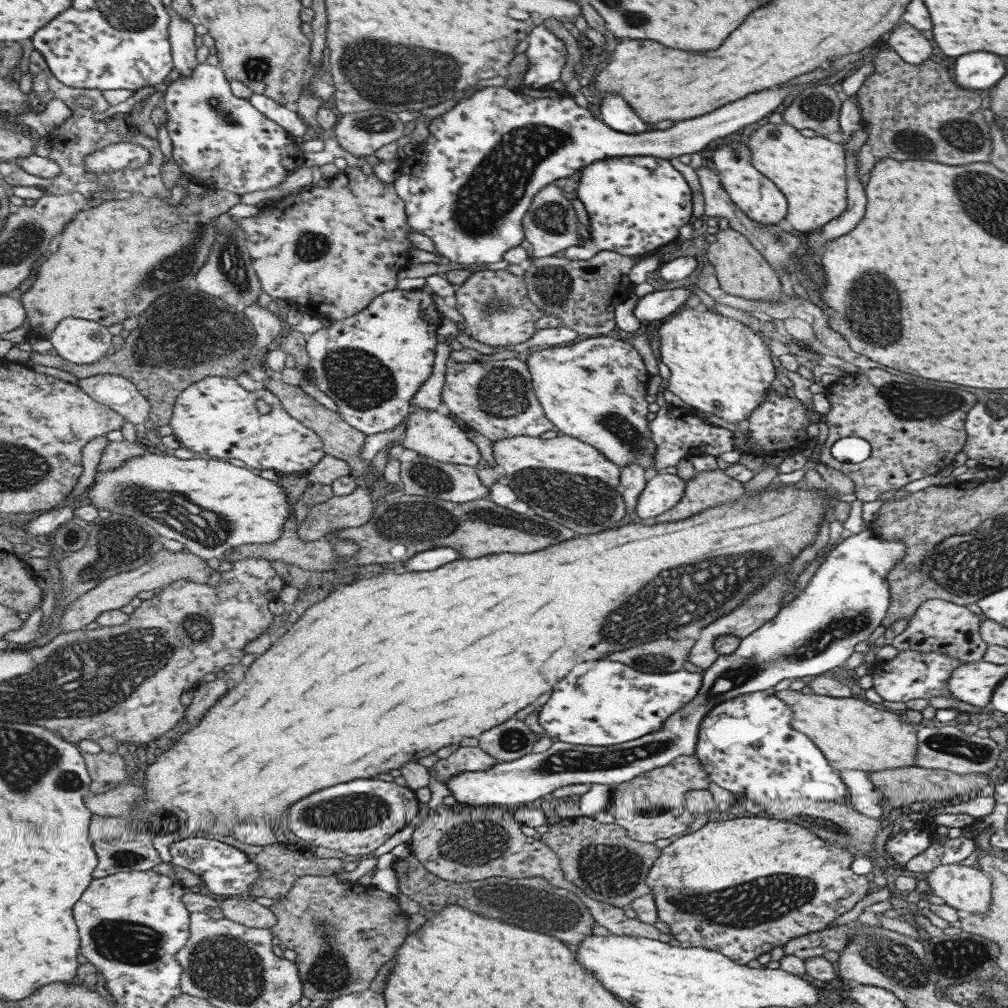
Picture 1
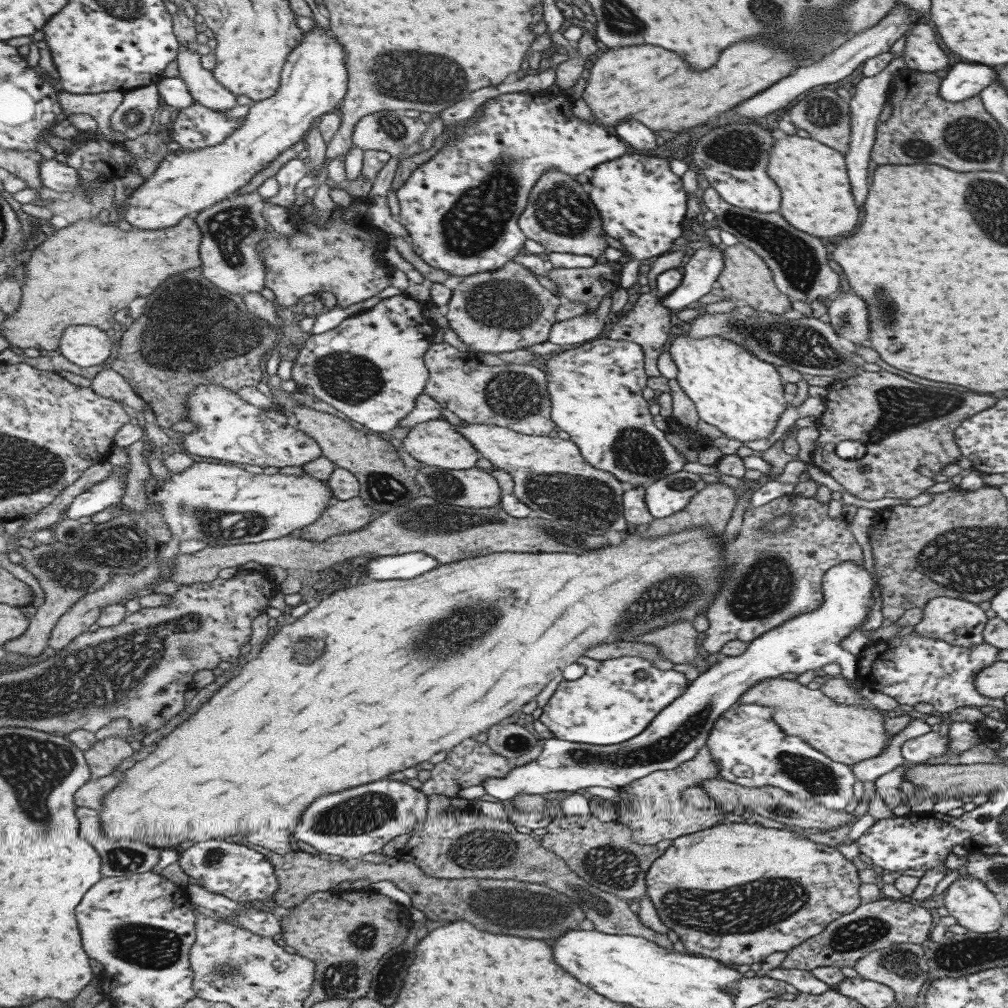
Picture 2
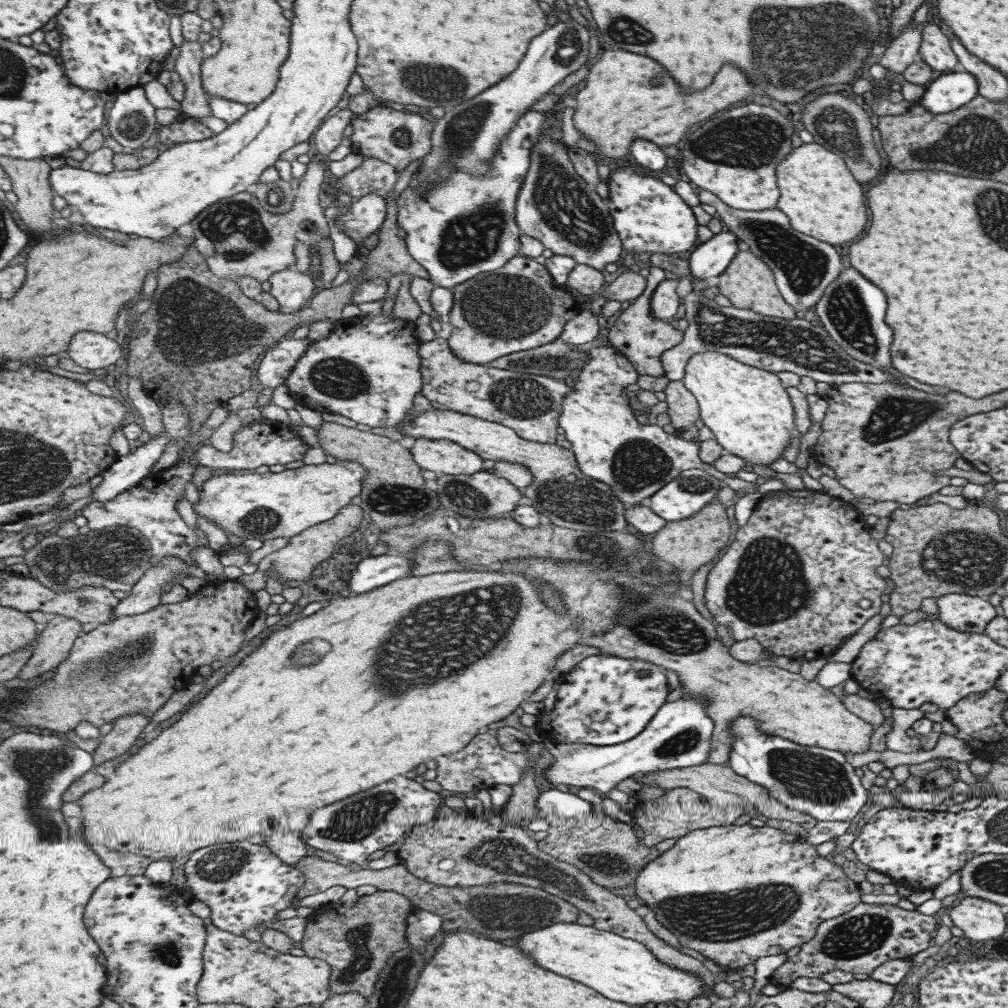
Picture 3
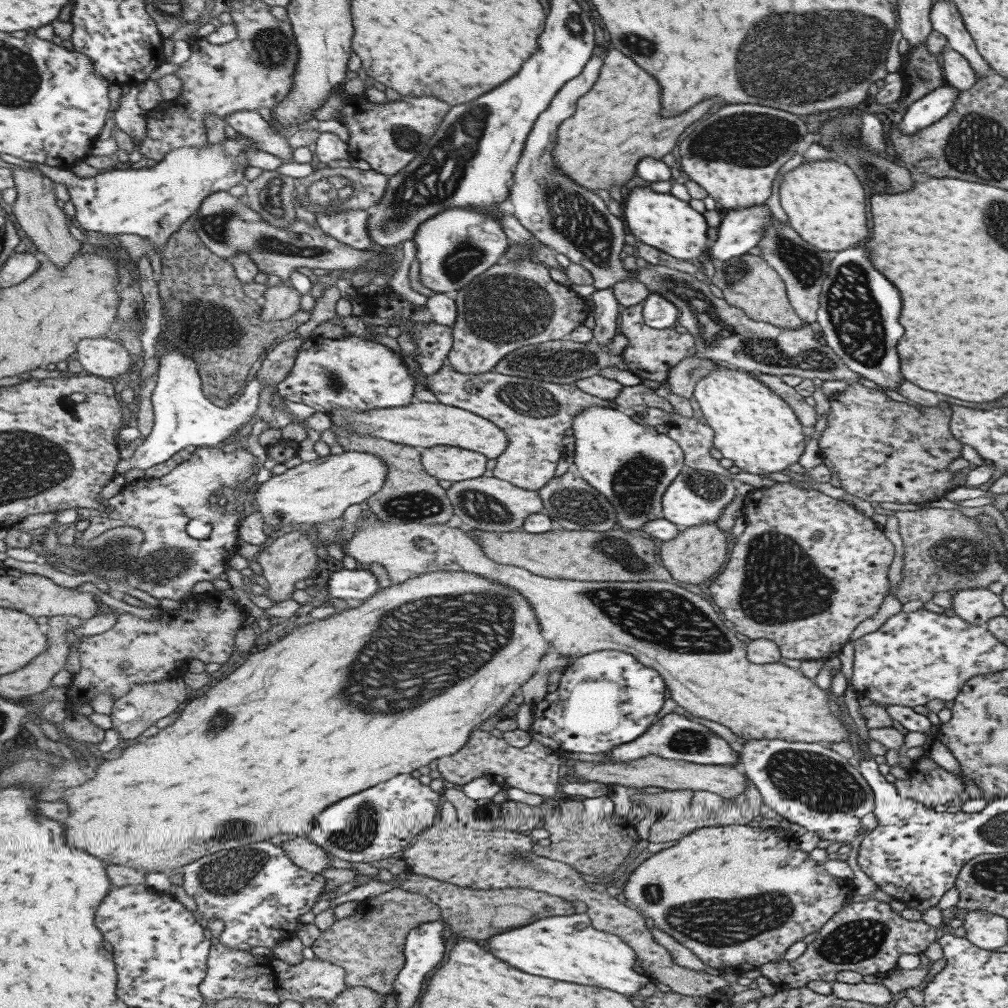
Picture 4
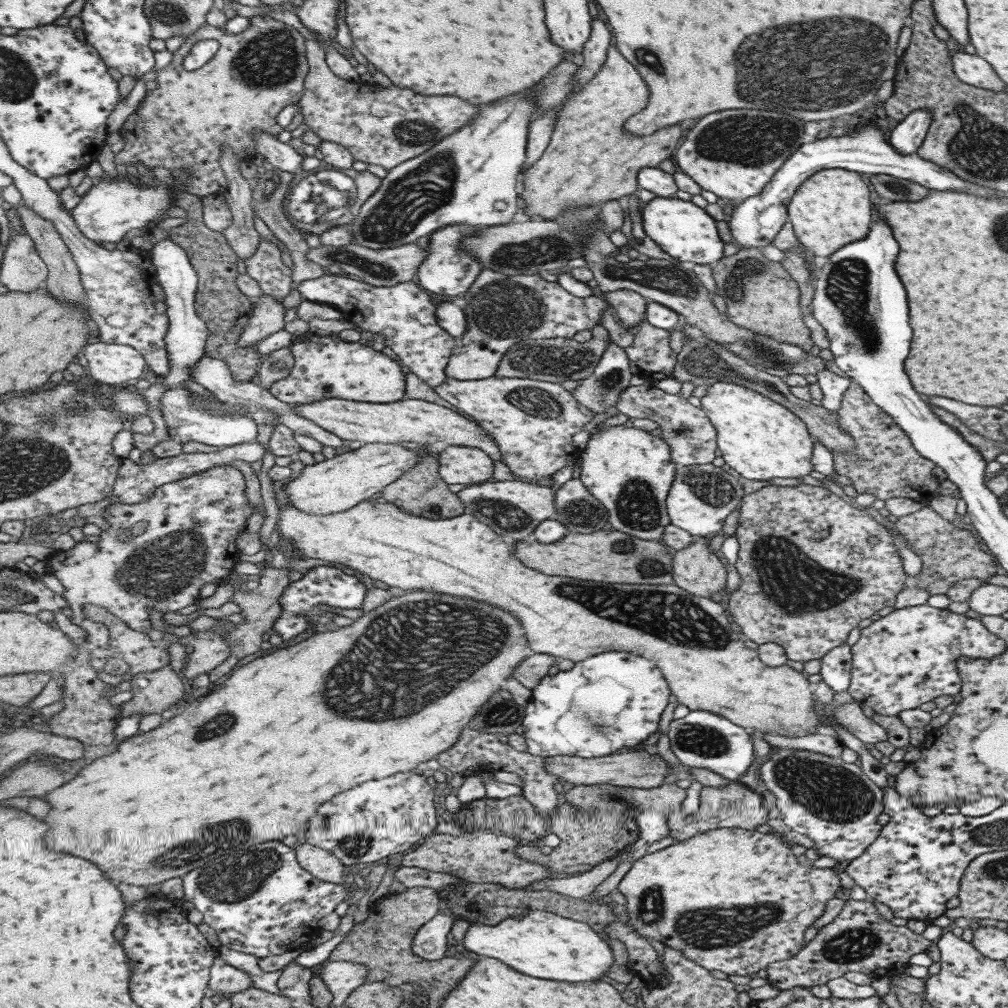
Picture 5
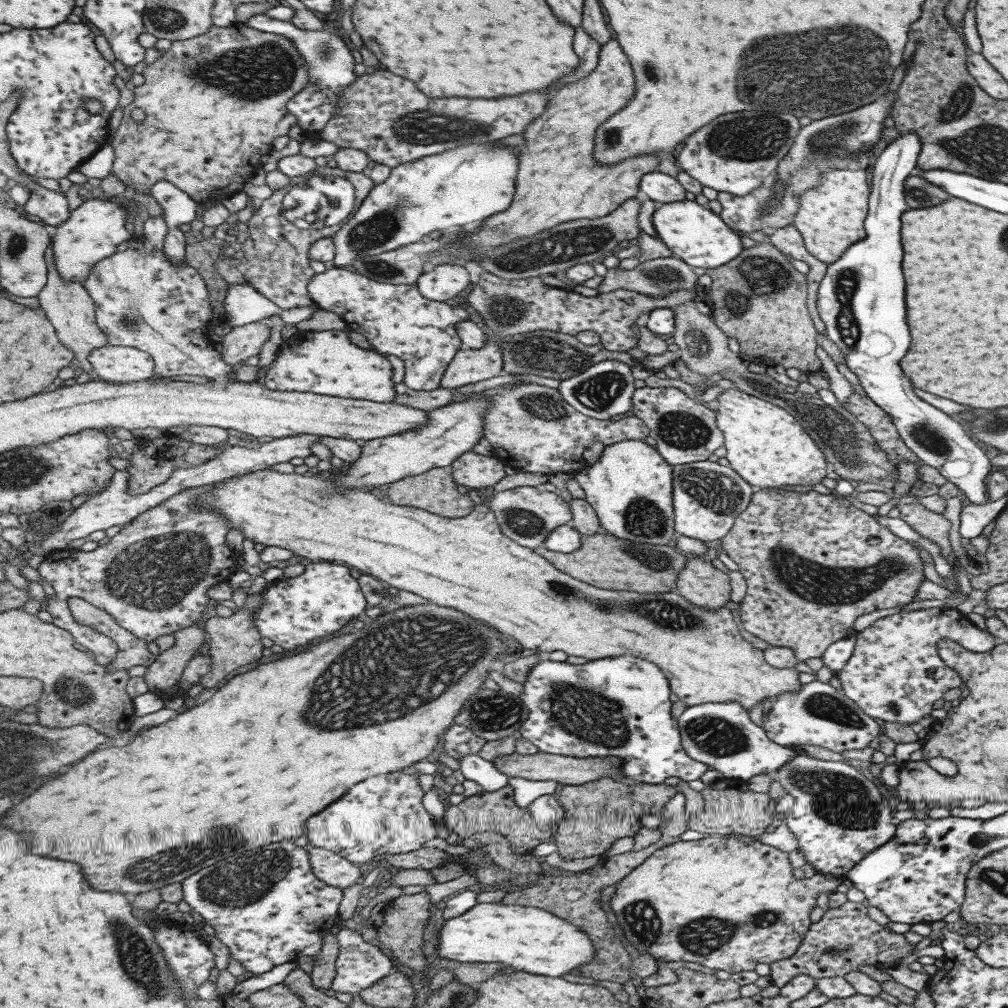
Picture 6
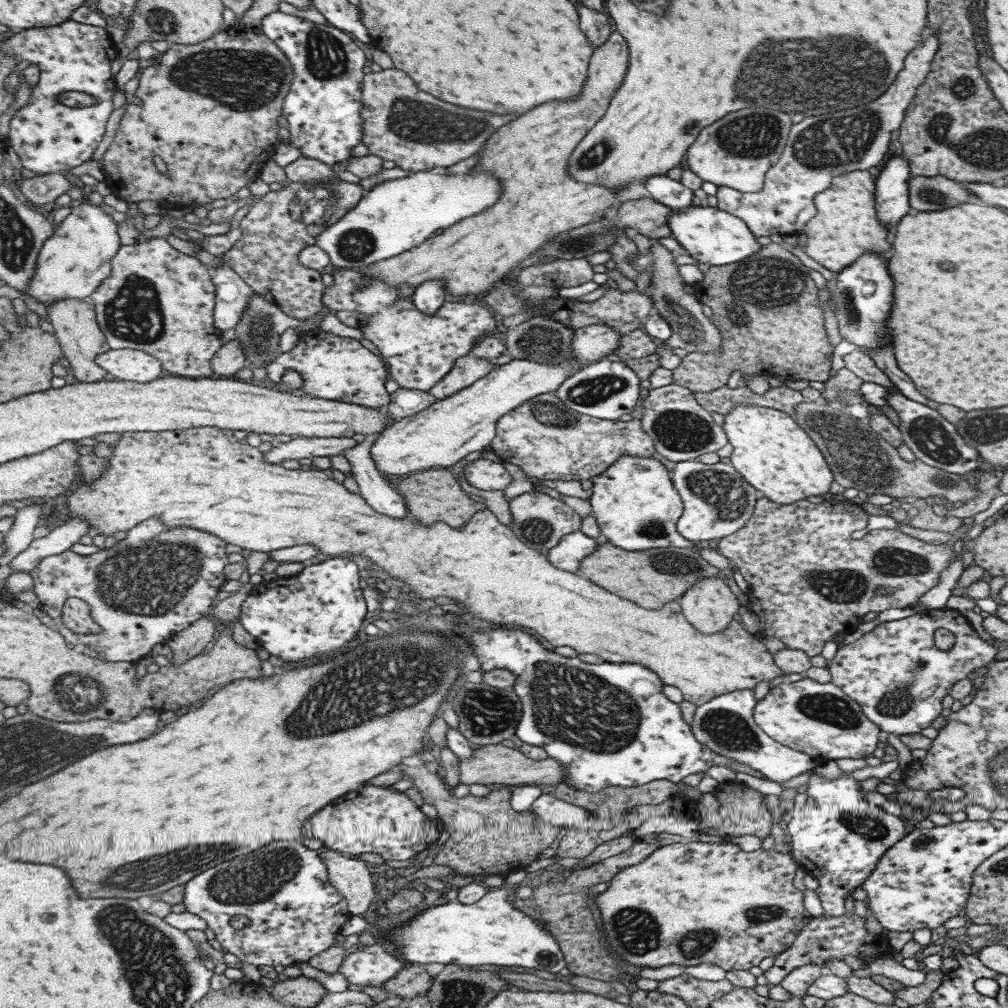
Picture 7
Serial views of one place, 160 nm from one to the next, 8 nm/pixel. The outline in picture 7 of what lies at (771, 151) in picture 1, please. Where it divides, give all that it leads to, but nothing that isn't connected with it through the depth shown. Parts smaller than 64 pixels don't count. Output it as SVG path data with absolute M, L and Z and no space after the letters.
M851 171L831 179L830 185L814 196L816 213L803 225L807 242L802 250L806 257L830 272L841 272L867 252L885 254L891 250L887 244L887 230L879 226L875 216L874 180L868 171Z

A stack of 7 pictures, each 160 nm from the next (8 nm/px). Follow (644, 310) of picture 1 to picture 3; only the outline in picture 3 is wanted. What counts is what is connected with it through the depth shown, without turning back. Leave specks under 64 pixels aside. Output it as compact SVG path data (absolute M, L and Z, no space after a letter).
M721 230L707 242L699 244L688 258L691 279L714 281L737 254L738 242L736 234Z

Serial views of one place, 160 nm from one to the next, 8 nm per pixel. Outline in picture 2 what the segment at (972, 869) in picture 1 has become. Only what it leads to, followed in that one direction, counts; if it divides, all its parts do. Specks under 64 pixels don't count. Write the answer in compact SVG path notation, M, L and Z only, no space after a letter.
M963 873L946 887L942 900L948 914L967 931L996 931L1003 922L1003 911L994 892Z

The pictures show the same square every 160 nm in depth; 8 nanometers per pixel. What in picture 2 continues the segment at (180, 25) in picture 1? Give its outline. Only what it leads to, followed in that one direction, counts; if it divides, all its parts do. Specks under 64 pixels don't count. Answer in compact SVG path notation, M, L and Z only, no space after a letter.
M180 45L176 58L180 77L187 84L195 101L218 111L231 110L237 106L235 93L221 84L213 71L202 65L202 55L187 45Z

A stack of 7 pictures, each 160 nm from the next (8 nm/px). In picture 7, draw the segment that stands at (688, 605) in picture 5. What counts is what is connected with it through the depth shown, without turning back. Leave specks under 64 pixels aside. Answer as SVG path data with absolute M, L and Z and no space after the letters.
M199 427L190 428L187 430L167 430L163 432L125 432L121 433L121 439L116 444L116 447L112 449L113 455L107 458L110 463L110 467L102 474L102 476L93 482L92 485L80 485L77 490L67 497L67 508L71 512L69 521L73 518L79 518L81 522L87 522L92 528L92 534L102 534L108 536L115 534L115 532L129 532L131 528L135 528L137 524L141 524L143 520L149 520L149 518L157 518L161 516L159 520L163 520L163 524L166 526L177 526L177 528L195 528L199 530L205 530L210 532L219 538L222 538L226 543L234 544L244 549L244 554L255 550L255 552L266 552L270 553L272 550L279 550L282 548L289 548L291 546L297 546L299 544L314 544L321 548L322 554L331 554L334 557L346 557L346 556L361 556L360 558L367 558L371 564L379 566L383 572L387 572L391 578L403 582L407 586L408 590L412 594L417 594L421 598L434 598L437 596L445 596L445 598L453 598L455 604L459 606L465 606L465 612L481 618L481 620L489 620L494 622L497 626L506 627L507 624L515 624L517 628L525 628L524 632L527 632L529 628L530 634L536 636L538 640L547 642L549 646L569 646L573 648L577 654L595 654L599 658L603 658L605 662L641 662L643 666L647 666L649 670L653 670L659 677L662 684L667 686L675 686L681 691L682 700L691 702L696 707L715 696L719 696L725 692L733 692L734 690L743 690L748 688L753 690L753 687L757 682L763 682L763 680L770 681L773 678L777 678L782 674L782 670L775 666L772 659L772 654L765 649L762 643L760 643L755 635L750 634L746 631L744 626L741 626L739 622L731 621L721 631L714 632L713 634L701 634L701 631L696 631L685 620L682 615L679 603L677 600L670 600L666 602L662 607L656 608L655 610L645 610L645 608L639 608L635 604L631 604L629 600L623 600L620 596L615 593L607 592L604 588L599 585L593 584L583 576L573 574L564 570L555 568L548 560L545 554L541 554L538 550L529 548L522 541L517 540L513 536L512 530L509 527L500 524L495 516L488 509L481 509L475 512L474 516L463 527L451 528L447 524L437 523L433 526L423 526L418 521L412 519L410 515L407 515L401 520L397 518L390 518L389 516L383 516L383 513L378 513L375 509L372 509L370 505L366 503L366 500L359 494L351 492L350 490L343 487L343 485L333 479L333 477L326 471L317 468L312 468L310 471L303 471L301 469L287 469L282 464L275 464L267 461L266 455L260 452L257 447L251 447L242 442L230 443L225 437L225 432L222 428L217 427Z

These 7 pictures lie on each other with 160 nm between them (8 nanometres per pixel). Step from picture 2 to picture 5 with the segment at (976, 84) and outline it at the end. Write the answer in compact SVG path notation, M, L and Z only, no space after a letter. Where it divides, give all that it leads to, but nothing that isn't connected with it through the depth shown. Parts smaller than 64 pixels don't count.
M927 109L912 110L891 130L888 143L900 155L915 153L928 131L931 119Z

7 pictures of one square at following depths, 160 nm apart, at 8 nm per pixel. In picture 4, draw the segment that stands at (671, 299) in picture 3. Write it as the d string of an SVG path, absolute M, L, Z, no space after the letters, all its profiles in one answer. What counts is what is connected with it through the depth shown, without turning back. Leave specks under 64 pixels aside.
M649 292L641 304L643 323L649 326L649 328L673 327L678 316L678 311L663 296Z

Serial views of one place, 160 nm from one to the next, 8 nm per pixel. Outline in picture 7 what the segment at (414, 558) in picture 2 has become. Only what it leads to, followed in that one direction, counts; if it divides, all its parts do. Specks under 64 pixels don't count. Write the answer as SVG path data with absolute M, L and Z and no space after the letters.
M333 557L304 567L304 569L291 577L277 577L273 582L263 582L263 590L257 596L249 596L242 606L241 623L244 629L255 637L258 644L261 645L269 654L278 656L284 662L303 662L318 661L319 656L329 656L331 650L341 650L342 648L351 648L351 644L355 644L355 640L359 640L359 636L363 636L363 629L367 628L367 602L363 596L363 568L359 568L359 564L355 564L355 560L350 560L347 557Z

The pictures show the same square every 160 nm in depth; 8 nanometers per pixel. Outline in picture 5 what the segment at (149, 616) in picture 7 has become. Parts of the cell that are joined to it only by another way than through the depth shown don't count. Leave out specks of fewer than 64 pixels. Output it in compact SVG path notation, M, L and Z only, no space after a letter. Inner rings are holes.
M219 465L156 488L148 499L137 504L110 505L103 514L110 527L100 532L96 543L87 541L75 545L71 550L55 551L48 559L50 572L65 588L63 596L70 604L72 621L88 632L87 644L91 647L108 647L109 630L105 624L87 618L85 604L101 606L122 618L132 629L147 633L153 628L149 621L149 608L161 611L162 614L177 612L197 604L205 584L223 582L241 558L242 554L237 552L237 540L241 538L241 530L245 530L245 522L253 514L253 508L249 508L249 500L245 496L245 488L247 484L241 470L231 465ZM140 525L145 525L145 531L139 536L132 536L130 532Z

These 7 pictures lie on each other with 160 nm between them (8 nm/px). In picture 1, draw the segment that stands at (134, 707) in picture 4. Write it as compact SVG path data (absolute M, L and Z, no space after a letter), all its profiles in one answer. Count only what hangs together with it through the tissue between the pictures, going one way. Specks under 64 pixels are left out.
M83 752L86 758L86 765L92 778L91 794L99 795L107 793L125 782L127 770L125 770L125 760L119 754L107 754L99 752L98 754L87 754Z

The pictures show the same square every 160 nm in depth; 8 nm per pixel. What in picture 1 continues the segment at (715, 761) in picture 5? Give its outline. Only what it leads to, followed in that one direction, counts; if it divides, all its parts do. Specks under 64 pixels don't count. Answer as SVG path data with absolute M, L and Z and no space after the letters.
M862 530L857 534L846 536L842 542L828 553L825 560L815 570L813 576L794 599L781 607L777 614L756 628L751 634L739 641L737 648L729 654L720 654L707 667L702 674L702 683L698 693L683 708L674 712L663 721L661 729L641 738L626 741L620 744L605 747L583 746L555 742L544 752L539 754L525 754L512 762L497 763L487 770L463 771L447 780L447 790L451 793L450 801L473 806L491 806L516 810L524 804L537 803L539 798L552 793L561 786L571 784L603 784L613 786L632 780L642 772L663 768L671 763L671 760L679 756L694 754L697 743L697 732L703 716L716 704L735 698L736 696L772 689L779 680L789 678L799 679L802 676L815 676L825 671L837 671L837 666L843 664L853 650L857 642L863 642L881 625L885 616L890 592L886 576L892 570L892 566L904 555L904 544L901 541L884 541L879 535L874 535L869 530Z

